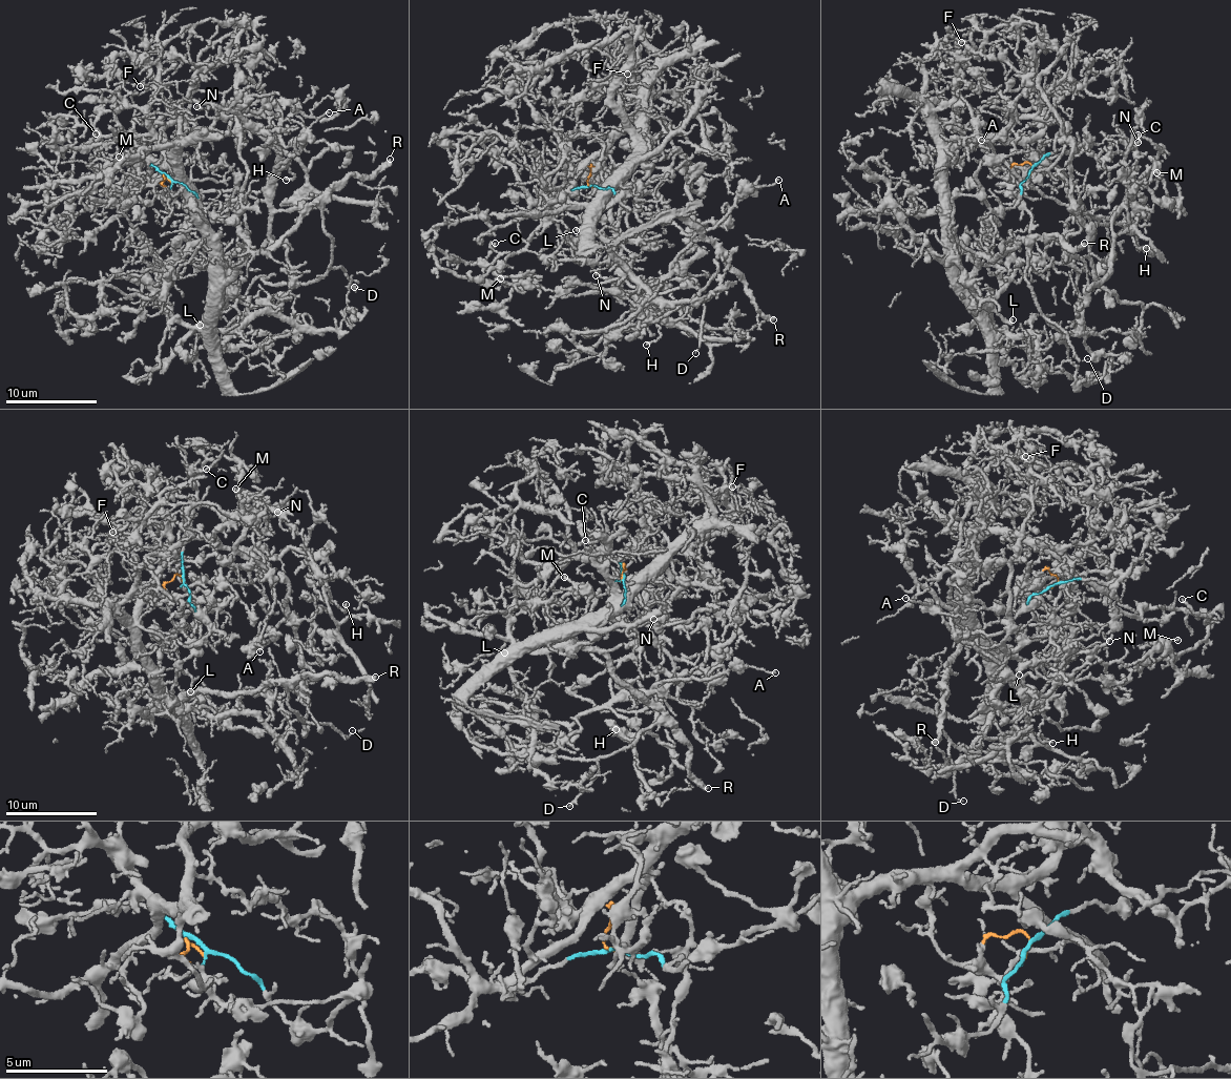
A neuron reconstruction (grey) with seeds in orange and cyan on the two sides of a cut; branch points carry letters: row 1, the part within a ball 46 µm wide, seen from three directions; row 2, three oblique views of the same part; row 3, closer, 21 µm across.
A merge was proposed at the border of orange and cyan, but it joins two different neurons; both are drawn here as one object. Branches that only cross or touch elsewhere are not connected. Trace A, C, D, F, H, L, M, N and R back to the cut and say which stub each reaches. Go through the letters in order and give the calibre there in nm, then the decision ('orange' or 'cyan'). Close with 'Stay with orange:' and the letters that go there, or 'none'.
A: calibre 120 nm; cyan
C: calibre 170 nm; orange
D: calibre 80 nm; cyan
F: calibre 100 nm; orange
H: calibre 120 nm; orange
L: calibre 260 nm; cyan
M: calibre 180 nm; orange
N: calibre 130 nm; orange
R: calibre 320 nm; cyan
Stay with orange: C, F, H, M, N

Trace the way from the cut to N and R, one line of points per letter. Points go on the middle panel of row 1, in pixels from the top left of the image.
N: (592, 187), (590, 167), (598, 167), (604, 135), (608, 146), (599, 190), (626, 240), (608, 252), (596, 275)
R: (592, 187), (641, 186), (675, 149), (634, 188), (697, 226), (774, 320)

